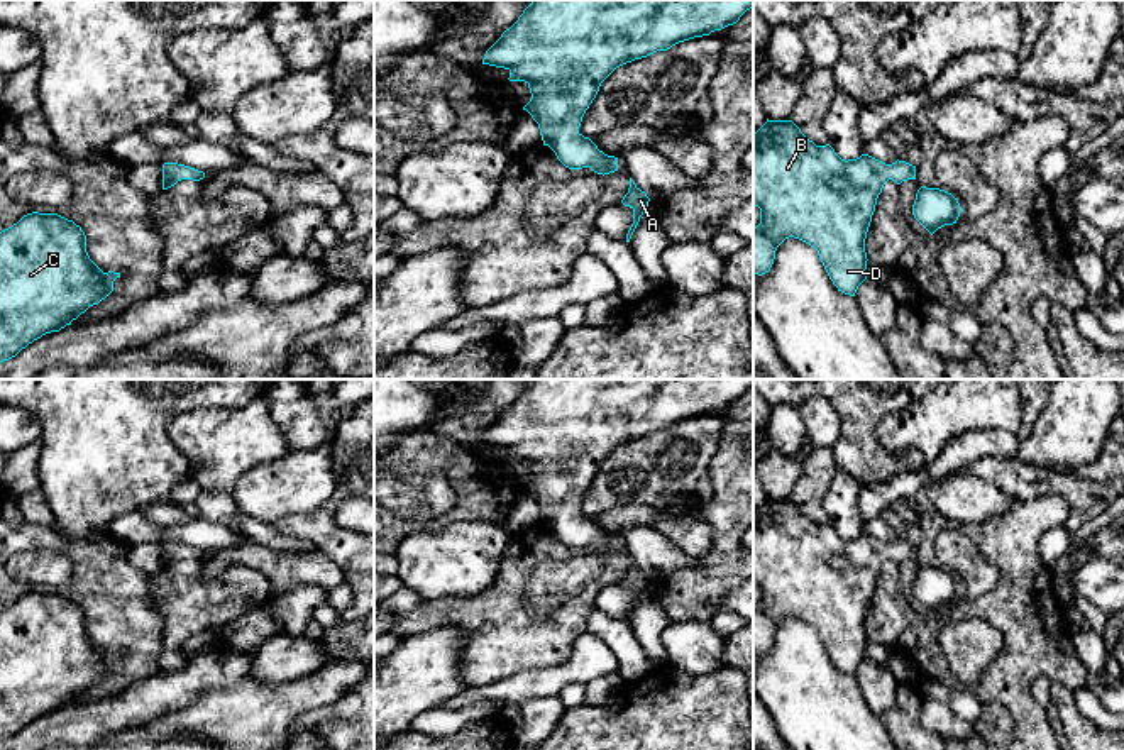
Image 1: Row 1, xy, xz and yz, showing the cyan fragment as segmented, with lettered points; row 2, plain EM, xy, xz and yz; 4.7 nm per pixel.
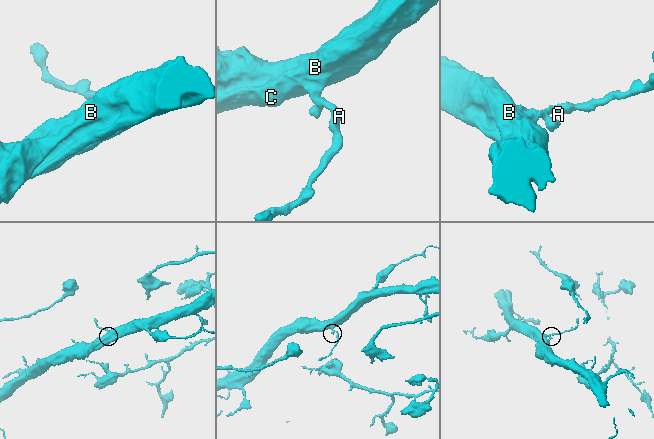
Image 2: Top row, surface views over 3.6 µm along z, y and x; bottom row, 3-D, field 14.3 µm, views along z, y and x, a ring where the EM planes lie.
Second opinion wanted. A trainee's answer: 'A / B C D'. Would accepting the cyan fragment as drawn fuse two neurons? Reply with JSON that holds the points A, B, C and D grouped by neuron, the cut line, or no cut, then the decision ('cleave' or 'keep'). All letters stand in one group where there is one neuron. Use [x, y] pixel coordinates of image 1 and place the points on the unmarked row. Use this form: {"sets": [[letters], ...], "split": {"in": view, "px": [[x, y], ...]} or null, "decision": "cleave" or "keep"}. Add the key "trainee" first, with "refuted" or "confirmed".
{"trainee": "refuted", "sets": [["A", "B", "C", "D"]], "split": null, "decision": "keep"}

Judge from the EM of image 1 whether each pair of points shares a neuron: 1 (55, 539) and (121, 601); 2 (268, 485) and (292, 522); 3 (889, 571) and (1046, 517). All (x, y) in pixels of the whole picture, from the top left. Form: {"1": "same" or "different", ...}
{"1": "same", "2": "different", "3": "different"}

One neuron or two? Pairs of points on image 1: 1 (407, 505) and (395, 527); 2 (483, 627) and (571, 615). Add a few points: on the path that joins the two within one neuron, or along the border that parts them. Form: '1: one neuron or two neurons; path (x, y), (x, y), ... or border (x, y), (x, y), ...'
1: two neurons; border (391, 510), (402, 517), (418, 520), (440, 517)
2: one neuron; path (505, 630), (549, 630)

